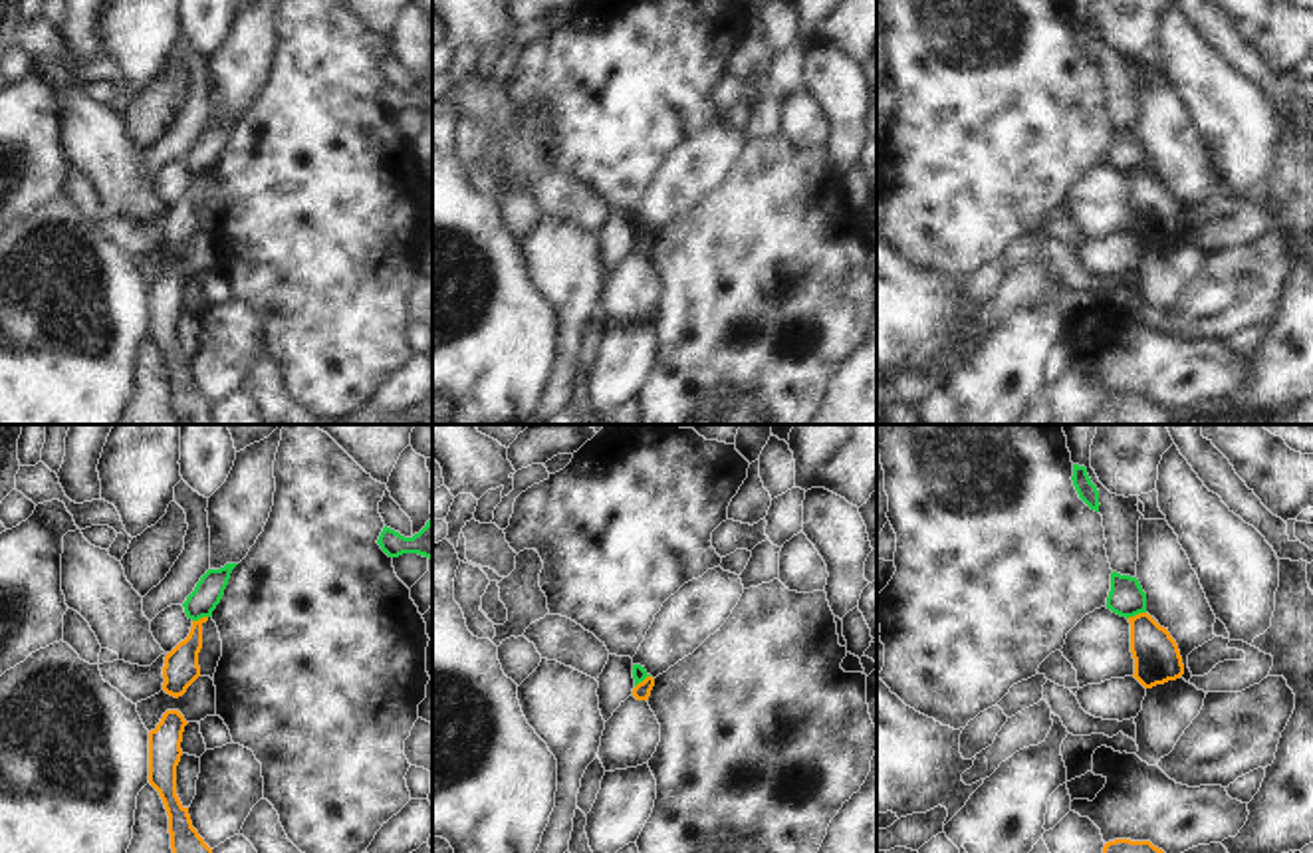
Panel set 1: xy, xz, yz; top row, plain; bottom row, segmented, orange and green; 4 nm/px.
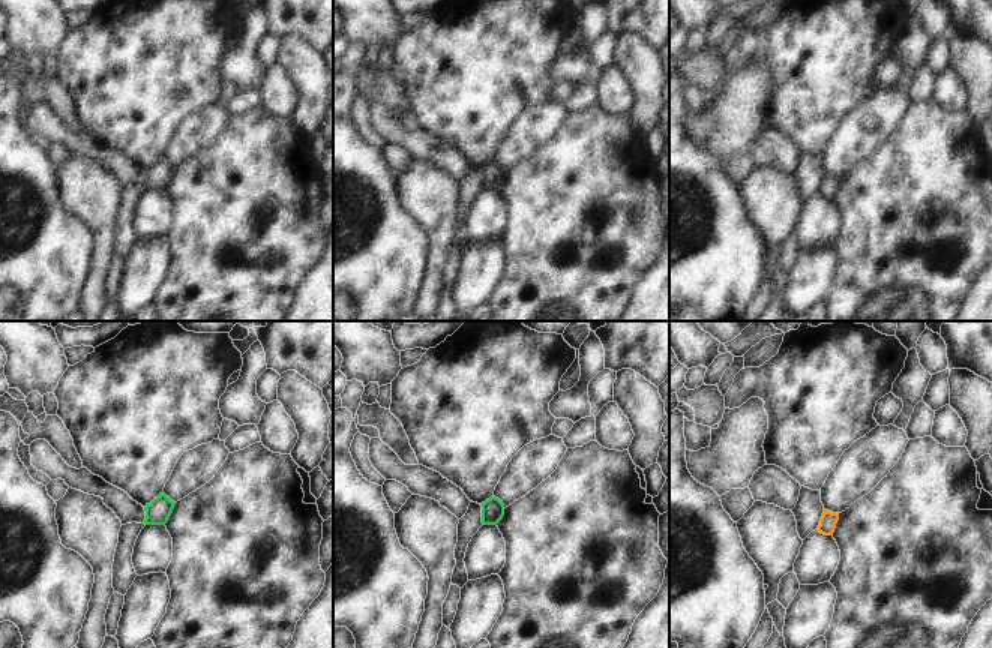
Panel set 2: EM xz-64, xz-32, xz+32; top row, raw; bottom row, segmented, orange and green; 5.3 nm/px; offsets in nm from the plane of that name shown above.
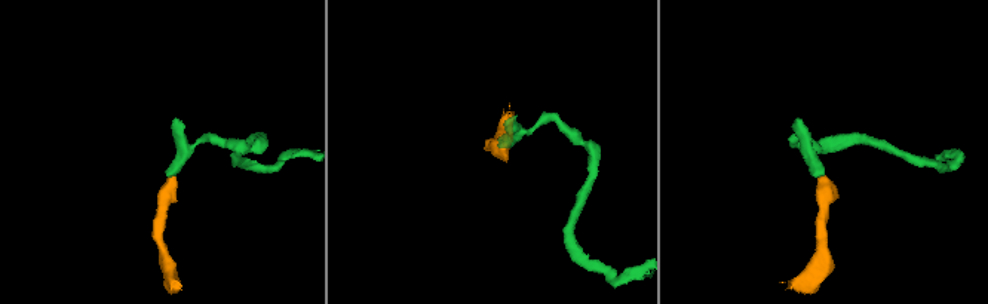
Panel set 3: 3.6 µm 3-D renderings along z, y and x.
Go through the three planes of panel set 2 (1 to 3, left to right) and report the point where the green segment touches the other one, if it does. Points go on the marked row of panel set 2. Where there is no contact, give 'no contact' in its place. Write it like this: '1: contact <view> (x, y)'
1: no contact
2: no contact
3: no contact

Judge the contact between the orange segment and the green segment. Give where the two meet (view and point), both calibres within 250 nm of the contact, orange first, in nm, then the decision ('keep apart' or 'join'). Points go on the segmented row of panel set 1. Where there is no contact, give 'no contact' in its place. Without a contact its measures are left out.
yz (1135, 615) | 190/140 nm | keep apart

